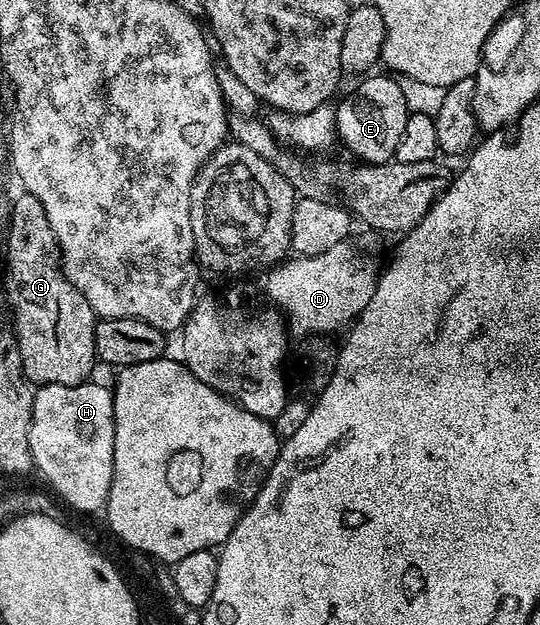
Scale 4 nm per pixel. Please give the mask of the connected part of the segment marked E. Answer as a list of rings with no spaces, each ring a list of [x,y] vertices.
[[[366,76],[366,81],[350,97],[336,102],[337,141],[345,144],[357,156],[354,158],[358,162],[366,165],[383,165],[396,158],[399,138],[403,135],[403,126],[407,123],[410,111],[396,76],[373,76]]]

